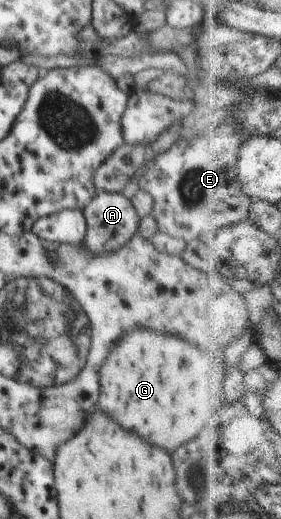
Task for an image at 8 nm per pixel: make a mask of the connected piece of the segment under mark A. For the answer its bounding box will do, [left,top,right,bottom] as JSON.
[81,192,140,255]

